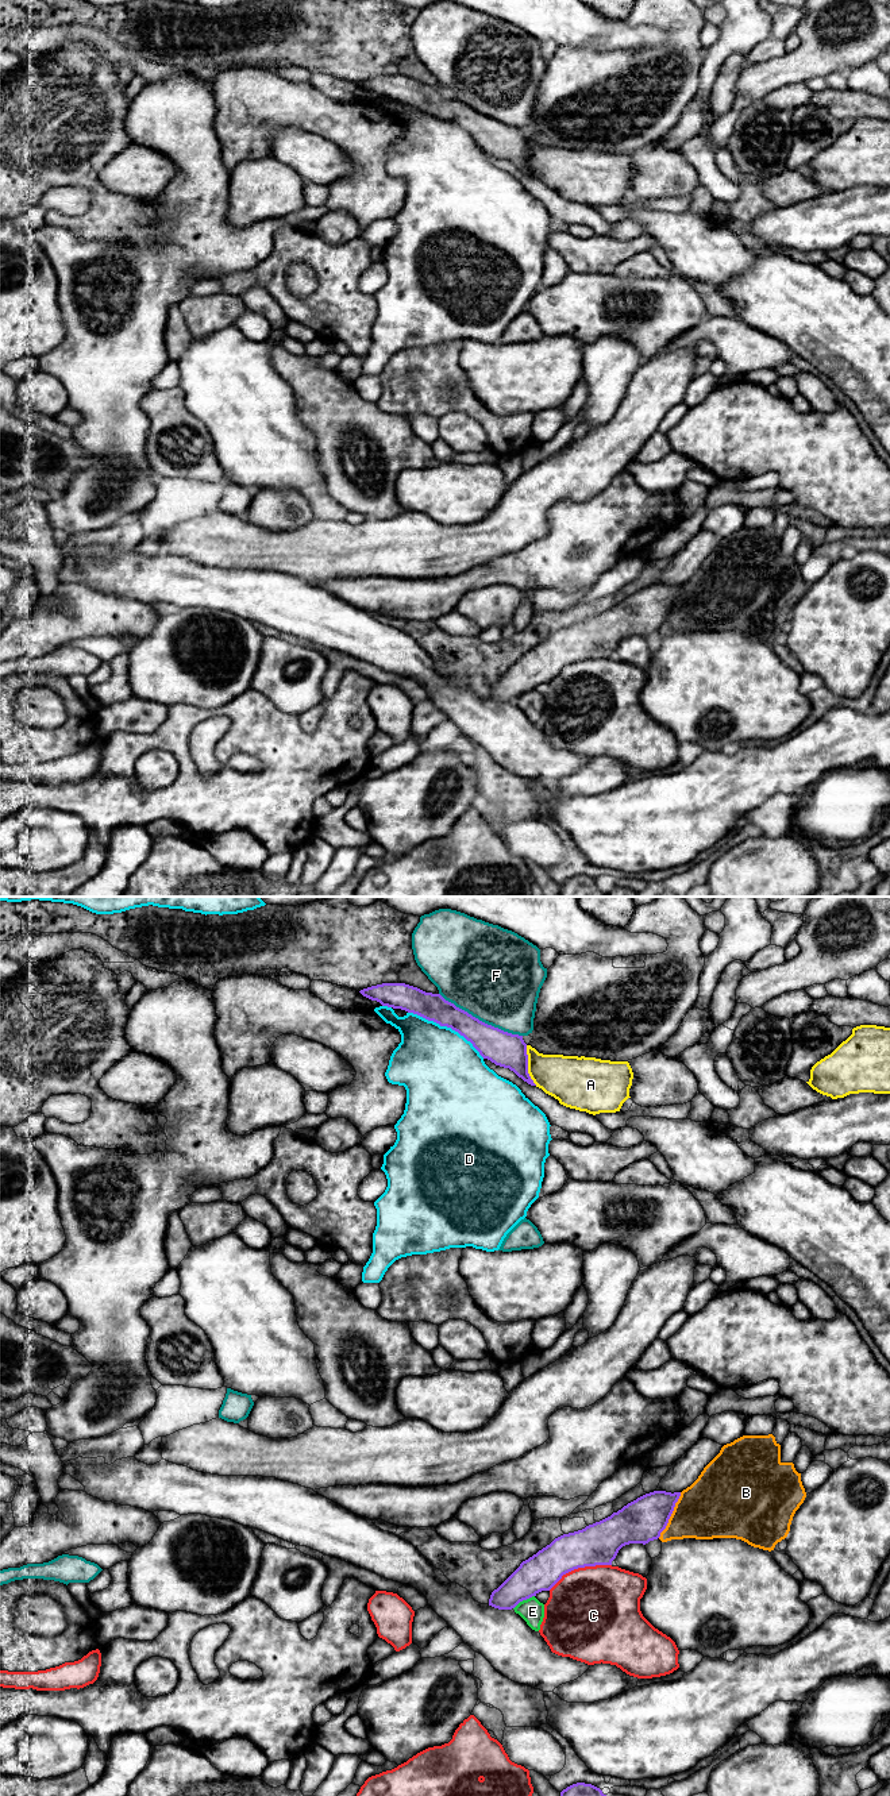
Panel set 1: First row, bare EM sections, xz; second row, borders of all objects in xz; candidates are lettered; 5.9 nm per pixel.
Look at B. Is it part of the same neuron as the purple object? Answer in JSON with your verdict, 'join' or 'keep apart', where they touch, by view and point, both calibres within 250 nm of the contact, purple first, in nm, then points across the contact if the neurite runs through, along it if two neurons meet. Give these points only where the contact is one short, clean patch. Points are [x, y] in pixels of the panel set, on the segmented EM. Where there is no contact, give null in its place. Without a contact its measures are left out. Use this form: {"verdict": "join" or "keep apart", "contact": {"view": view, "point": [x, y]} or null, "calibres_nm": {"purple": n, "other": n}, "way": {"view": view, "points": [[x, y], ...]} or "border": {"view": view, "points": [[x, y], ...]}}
{"verdict": "join", "contact": {"view": "xz", "point": [670, 1515]}, "calibres_nm": {"purple": 260, "other": 360}}

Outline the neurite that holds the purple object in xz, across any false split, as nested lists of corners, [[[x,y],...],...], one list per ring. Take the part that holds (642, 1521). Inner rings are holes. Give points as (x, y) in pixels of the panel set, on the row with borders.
[[[773,1434],[743,1435],[721,1448],[720,1453],[704,1468],[698,1479],[682,1492],[654,1491],[628,1503],[610,1516],[586,1526],[582,1530],[563,1534],[536,1554],[523,1561],[520,1566],[492,1592],[489,1606],[498,1610],[512,1610],[520,1602],[536,1596],[542,1591],[550,1591],[563,1575],[585,1566],[612,1565],[619,1550],[629,1543],[648,1543],[654,1539],[667,1542],[671,1539],[696,1538],[736,1538],[754,1548],[774,1550],[775,1545],[785,1539],[795,1511],[806,1498],[801,1481],[801,1473],[793,1462],[781,1461],[781,1445]]]

